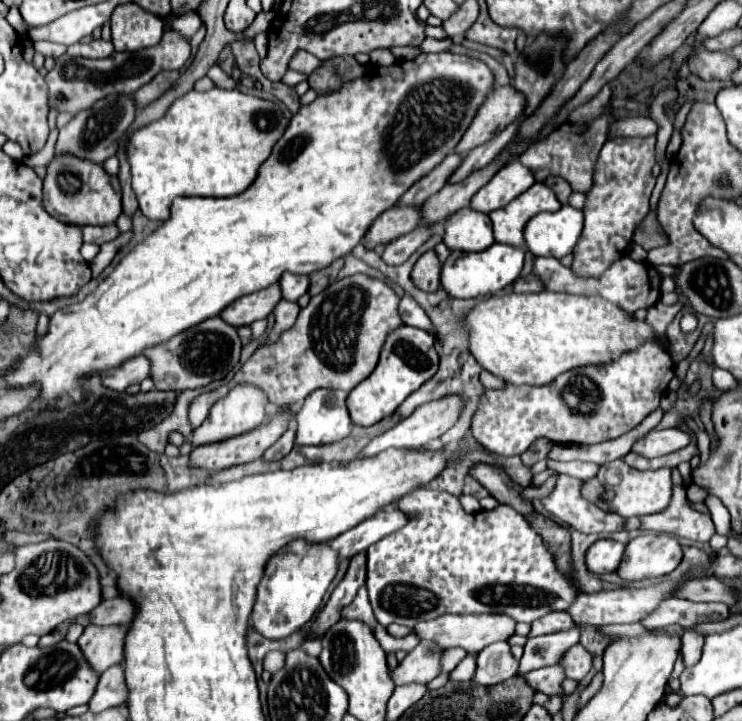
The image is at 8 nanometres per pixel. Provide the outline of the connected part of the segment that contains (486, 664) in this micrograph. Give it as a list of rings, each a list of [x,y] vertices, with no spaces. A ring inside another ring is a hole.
[[[507,641],[491,643],[477,655],[475,683],[497,685],[497,683],[507,681],[509,677],[517,675],[517,667],[519,667],[519,663],[511,655]]]

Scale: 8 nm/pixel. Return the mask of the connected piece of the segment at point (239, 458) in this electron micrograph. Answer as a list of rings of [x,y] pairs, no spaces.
[[[283,413],[247,435],[227,439],[223,443],[195,447],[189,455],[191,457],[189,465],[195,469],[203,469],[207,473],[215,473],[229,469],[233,465],[255,461],[265,453],[265,449],[269,449],[283,435],[283,431],[287,431],[291,419],[293,419],[291,415]]]

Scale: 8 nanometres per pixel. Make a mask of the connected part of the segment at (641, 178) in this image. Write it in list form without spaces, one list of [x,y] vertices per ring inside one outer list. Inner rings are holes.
[[[656,135],[646,138],[617,137],[603,145],[595,163],[593,187],[583,207],[583,233],[573,247],[571,271],[579,277],[601,277],[607,267],[625,257],[635,227],[649,213],[649,197],[655,187],[651,175],[655,165]]]

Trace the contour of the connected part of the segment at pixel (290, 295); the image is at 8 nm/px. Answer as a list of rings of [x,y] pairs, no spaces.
[[[283,273],[279,279],[281,295],[285,301],[297,301],[301,295],[307,293],[309,289],[309,277],[307,275],[293,275],[293,273]]]

